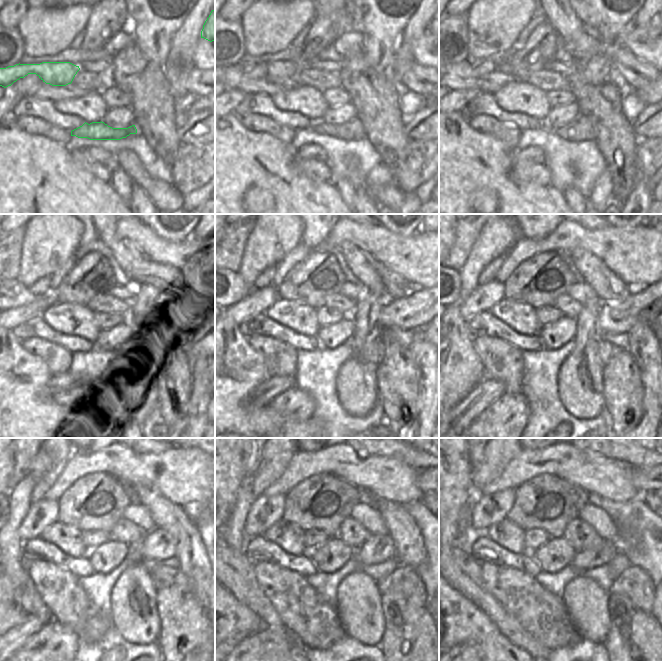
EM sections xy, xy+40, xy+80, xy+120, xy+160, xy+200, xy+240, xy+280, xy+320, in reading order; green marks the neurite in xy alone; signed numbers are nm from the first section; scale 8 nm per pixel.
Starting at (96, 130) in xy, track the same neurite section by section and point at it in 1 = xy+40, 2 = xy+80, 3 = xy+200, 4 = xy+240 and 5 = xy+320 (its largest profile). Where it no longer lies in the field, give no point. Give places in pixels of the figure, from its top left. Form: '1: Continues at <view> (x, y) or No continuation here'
1: Continues at xy+40 (352, 130)
2: Continues at xy+80 (582, 128)
3: Continues at xy+200 (606, 349)
4: Continues at xy+240 (162, 577)
5: Continues at xy+320 (634, 583).

